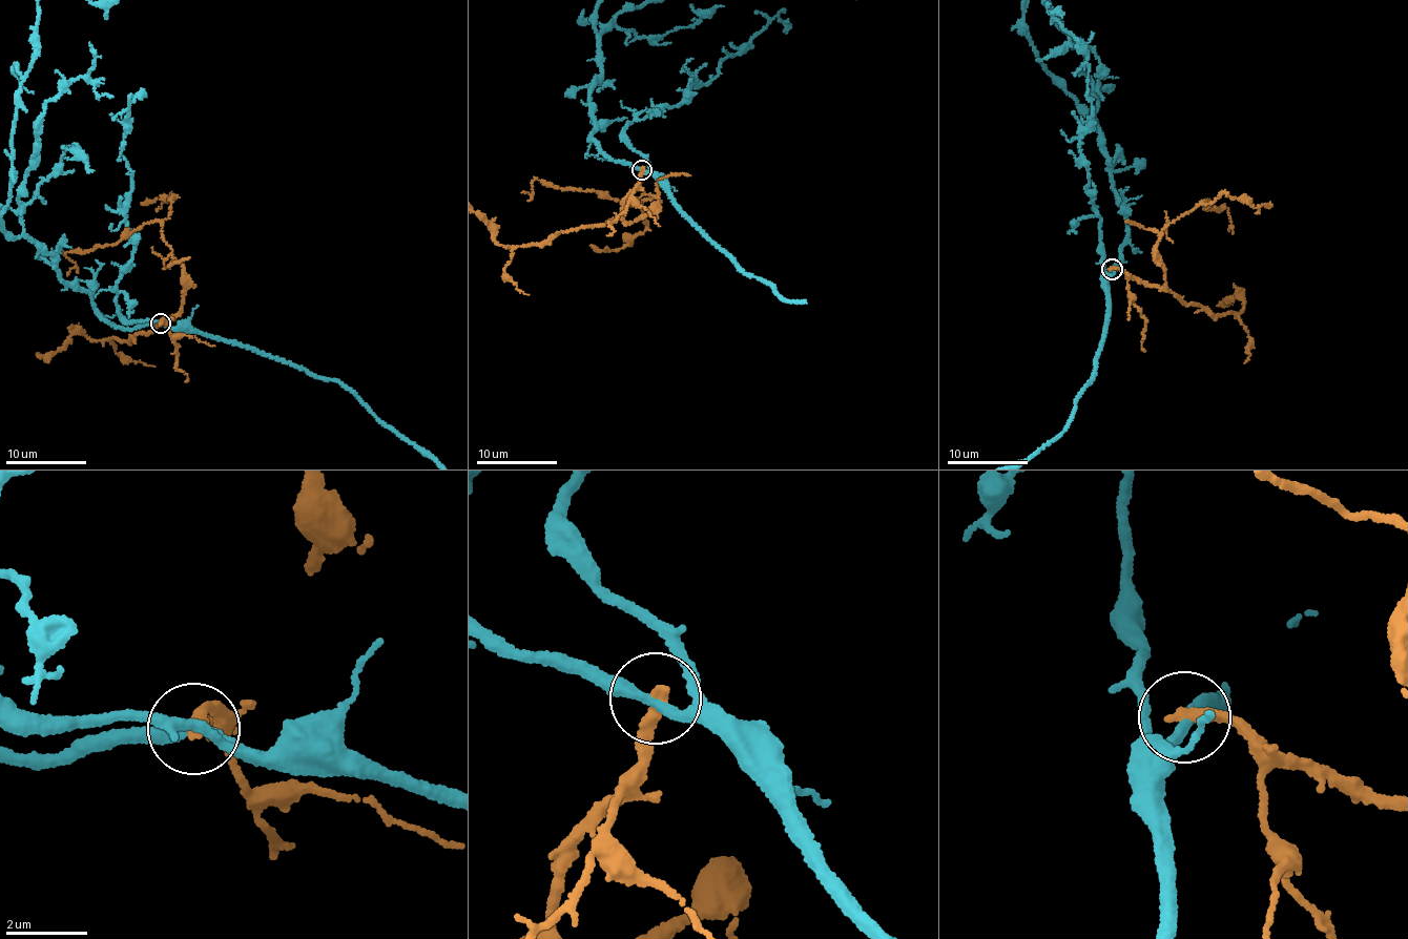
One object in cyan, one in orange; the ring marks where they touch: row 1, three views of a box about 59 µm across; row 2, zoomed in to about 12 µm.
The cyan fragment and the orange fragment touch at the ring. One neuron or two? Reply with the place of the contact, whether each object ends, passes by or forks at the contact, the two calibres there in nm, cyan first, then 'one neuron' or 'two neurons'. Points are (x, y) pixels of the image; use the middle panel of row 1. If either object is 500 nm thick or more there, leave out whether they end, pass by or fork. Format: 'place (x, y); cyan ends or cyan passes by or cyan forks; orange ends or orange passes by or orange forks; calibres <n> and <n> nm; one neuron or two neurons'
place (642, 169); cyan passes by; orange ends; calibres 280 and 320 nm; two neurons

